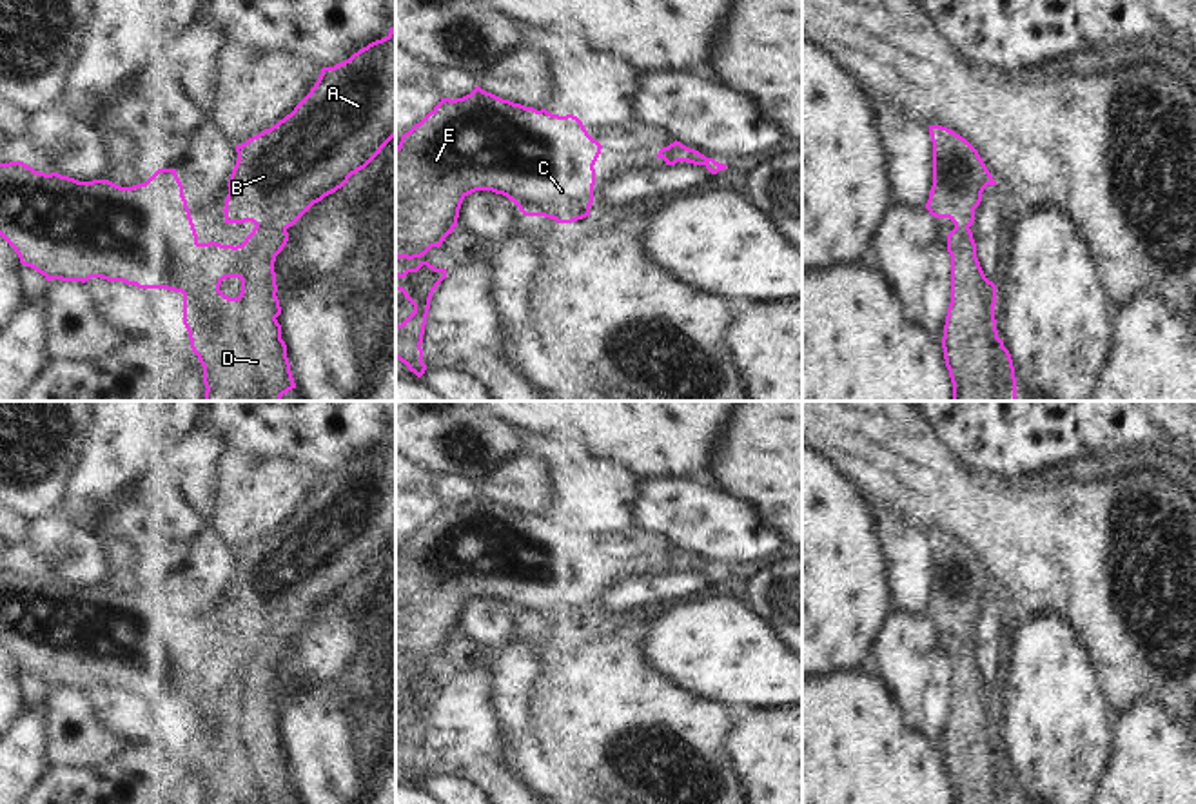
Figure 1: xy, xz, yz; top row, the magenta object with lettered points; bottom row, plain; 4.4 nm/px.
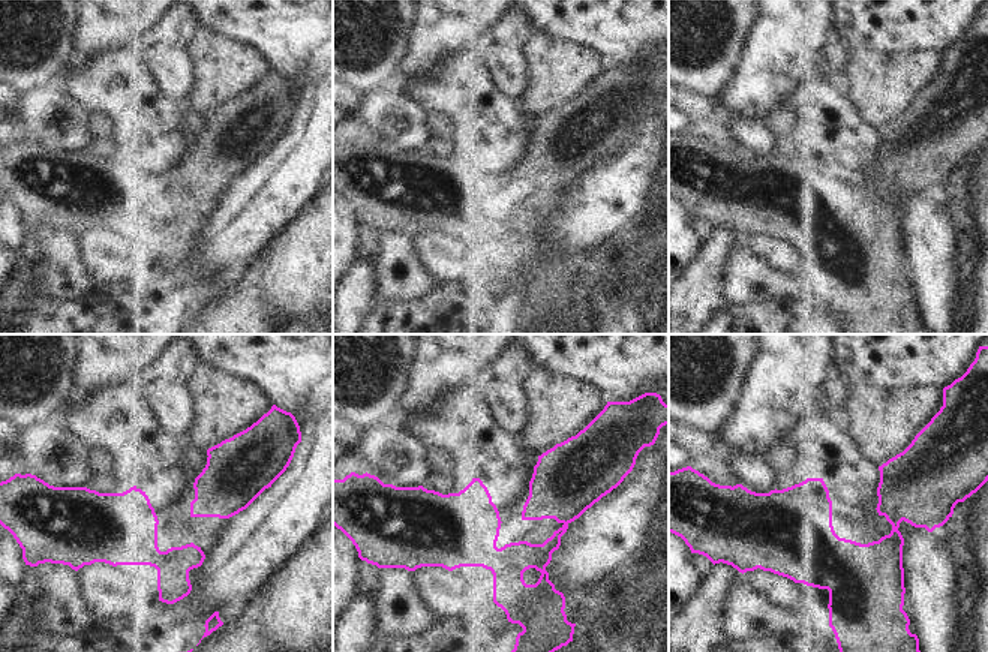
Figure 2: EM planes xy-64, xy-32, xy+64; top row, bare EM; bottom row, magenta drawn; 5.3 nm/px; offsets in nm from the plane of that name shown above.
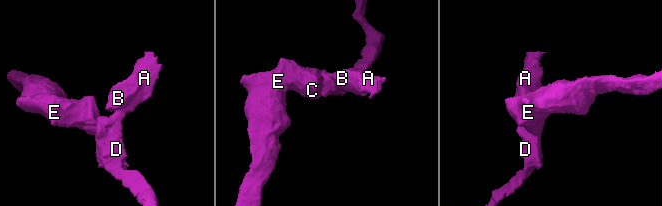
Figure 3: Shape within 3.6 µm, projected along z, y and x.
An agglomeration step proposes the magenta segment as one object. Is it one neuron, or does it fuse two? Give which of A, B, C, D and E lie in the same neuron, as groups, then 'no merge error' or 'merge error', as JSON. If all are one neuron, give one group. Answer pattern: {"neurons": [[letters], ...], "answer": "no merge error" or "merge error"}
{"neurons": [["A", "B", "C", "D", "E"]], "answer": "no merge error"}

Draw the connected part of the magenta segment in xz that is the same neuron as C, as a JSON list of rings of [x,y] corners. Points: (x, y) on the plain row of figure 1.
[[[479,492],[463,505],[441,505],[396,554],[396,668],[441,653],[457,633],[463,606],[475,597],[506,603],[524,623],[544,623],[557,630],[590,623],[593,572],[601,555],[573,521],[524,514]]]

